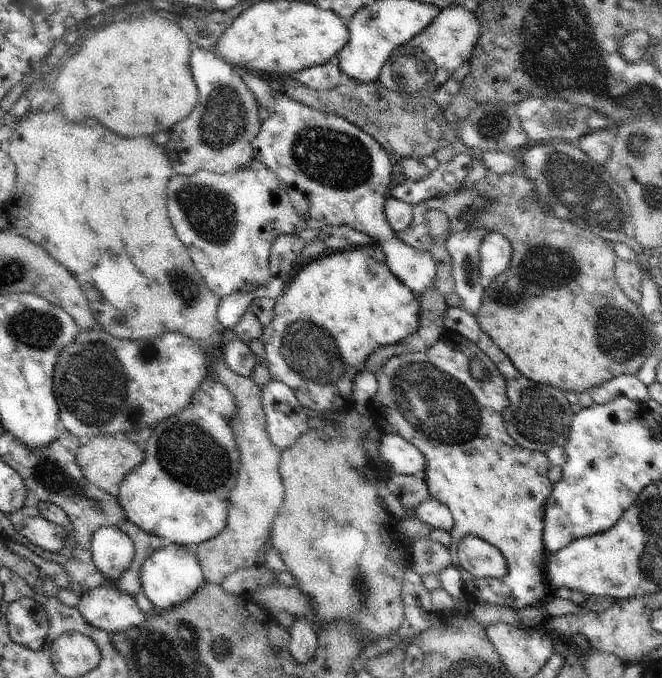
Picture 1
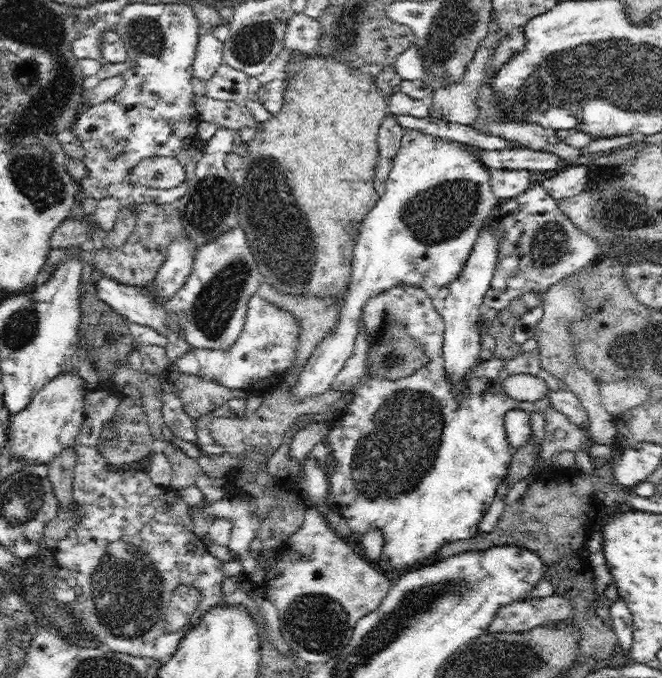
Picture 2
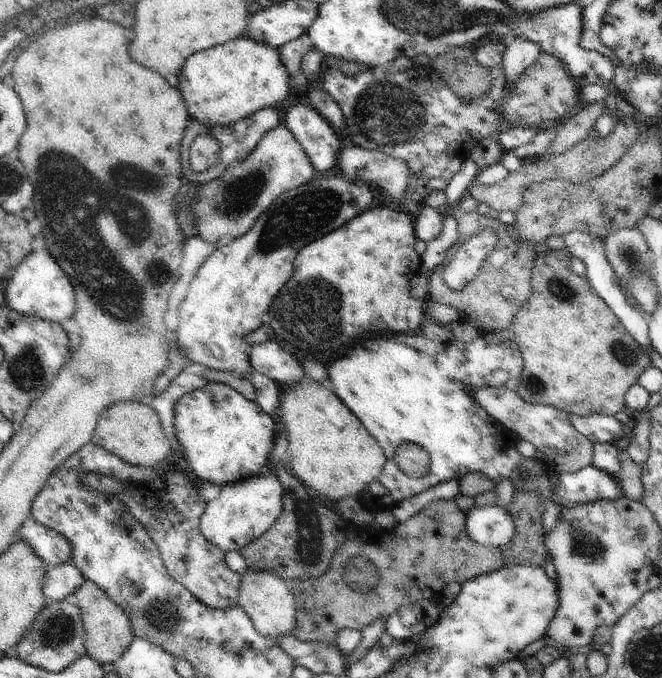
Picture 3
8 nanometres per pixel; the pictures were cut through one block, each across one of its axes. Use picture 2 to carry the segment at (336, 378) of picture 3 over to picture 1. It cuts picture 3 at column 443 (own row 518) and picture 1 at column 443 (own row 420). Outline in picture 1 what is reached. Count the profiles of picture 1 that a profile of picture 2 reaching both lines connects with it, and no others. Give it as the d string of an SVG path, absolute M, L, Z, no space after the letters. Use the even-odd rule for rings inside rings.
M444 332L443 336L440 337L431 347L421 353L411 352L410 354L399 354L391 356L376 372L376 380L379 384L379 389L376 394L372 397L370 416L375 423L376 428L383 433L396 433L402 438L405 438L410 444L418 447L418 450L422 452L427 460L427 467L423 473L423 478L426 481L428 492L432 499L440 501L445 504L452 513L454 519L454 526L451 530L452 542L449 546L451 554L451 564L457 568L465 582L465 593L468 603L471 604L473 611L478 614L479 607L484 603L494 603L499 605L506 605L510 608L525 609L530 607L533 602L539 602L540 598L546 594L546 590L549 588L545 580L545 564L547 559L547 552L544 548L543 543L543 528L544 528L544 513L546 501L550 498L551 492L553 491L553 482L549 479L548 471L552 466L546 453L535 451L532 449L525 449L520 446L506 430L506 425L503 419L503 410L509 405L509 398L507 395L507 382L504 375L498 370L498 367L493 366L493 362L486 356L485 352L480 350L480 347L471 340L464 338L461 334L454 332ZM472 359L480 359L483 365L488 368L487 375L484 380L474 378L472 376L470 367ZM473 536L481 538L486 542L489 542L492 546L500 549L500 552L504 555L506 571L501 577L480 577L476 578L472 573L469 573L459 563L458 547L462 542L463 537Z

